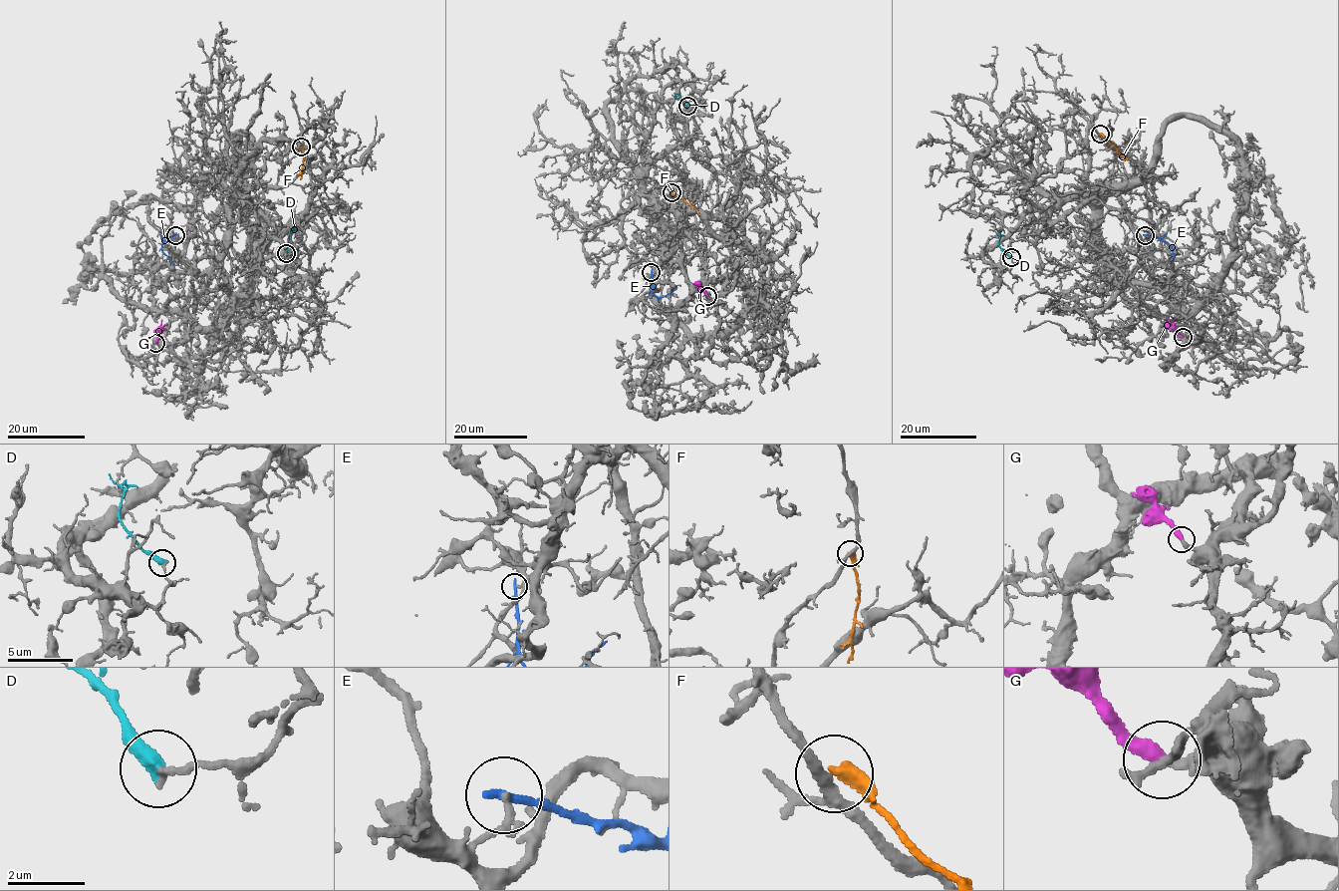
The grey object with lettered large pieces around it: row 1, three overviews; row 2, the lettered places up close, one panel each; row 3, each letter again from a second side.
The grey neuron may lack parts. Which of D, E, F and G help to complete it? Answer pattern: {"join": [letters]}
{"join": ["G"]}

